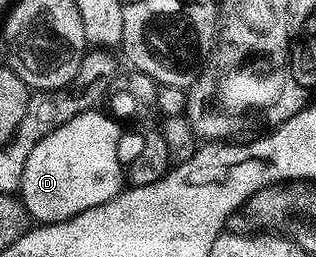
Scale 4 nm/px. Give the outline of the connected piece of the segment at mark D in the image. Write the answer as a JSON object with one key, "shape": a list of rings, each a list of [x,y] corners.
{"shape":[[[99,109],[82,111],[73,121],[65,121],[49,137],[37,141],[33,153],[29,153],[29,161],[25,161],[25,169],[21,177],[18,194],[25,209],[36,224],[60,223],[69,221],[69,217],[77,217],[77,213],[85,213],[85,209],[93,209],[97,205],[105,205],[114,195],[119,194],[125,183],[125,167],[119,164],[119,127]]]}

